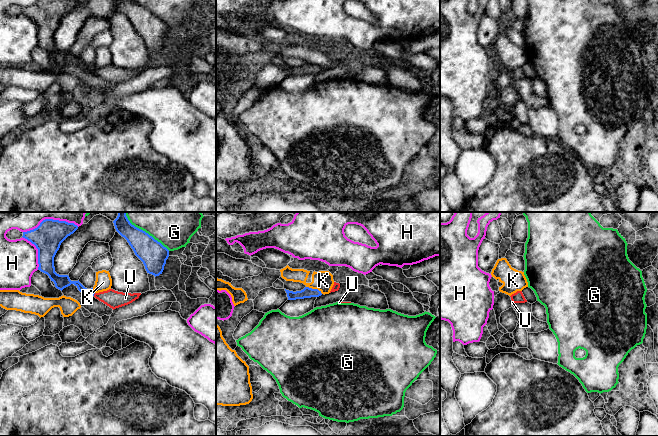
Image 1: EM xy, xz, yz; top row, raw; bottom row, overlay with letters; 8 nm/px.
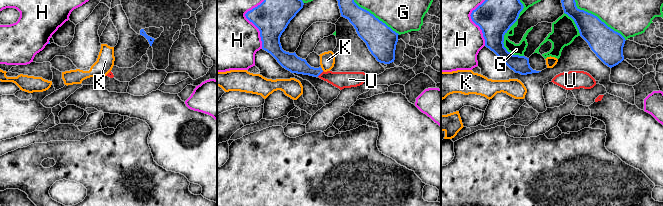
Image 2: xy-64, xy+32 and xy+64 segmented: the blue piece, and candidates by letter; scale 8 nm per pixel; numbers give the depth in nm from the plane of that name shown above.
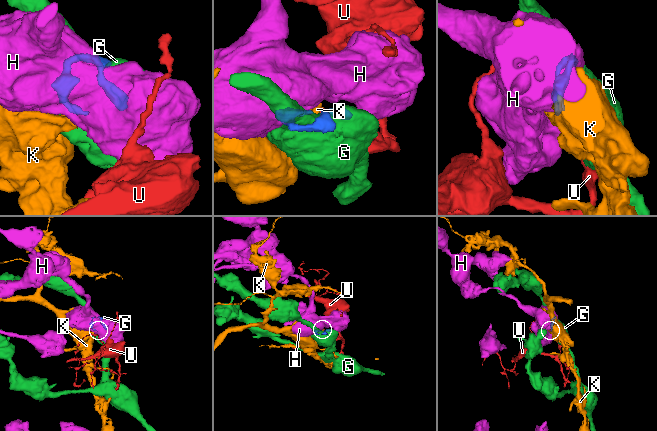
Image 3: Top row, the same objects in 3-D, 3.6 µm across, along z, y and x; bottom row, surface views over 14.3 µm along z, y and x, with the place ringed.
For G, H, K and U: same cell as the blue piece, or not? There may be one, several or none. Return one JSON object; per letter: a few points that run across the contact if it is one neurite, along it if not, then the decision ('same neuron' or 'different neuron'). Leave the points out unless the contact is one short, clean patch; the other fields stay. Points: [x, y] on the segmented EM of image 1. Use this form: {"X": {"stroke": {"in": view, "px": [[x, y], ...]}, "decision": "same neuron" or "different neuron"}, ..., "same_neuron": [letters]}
{"G": {"decision": "different neuron"}, "H": {"decision": "different neuron"}, "K": {"stroke": {"in": "xz", "px": [[306, 286], [318, 289], [322, 293]]}, "decision": "different neuron"}, "U": {"stroke": {"in": "xy", "px": [[65, 282], [74, 282], [94, 293], [98, 296], [114, 299]]}, "decision": "same neuron"}, "same_neuron": ["U"]}

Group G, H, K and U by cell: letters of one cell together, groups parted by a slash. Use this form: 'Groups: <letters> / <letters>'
Groups: G / H / K / U

